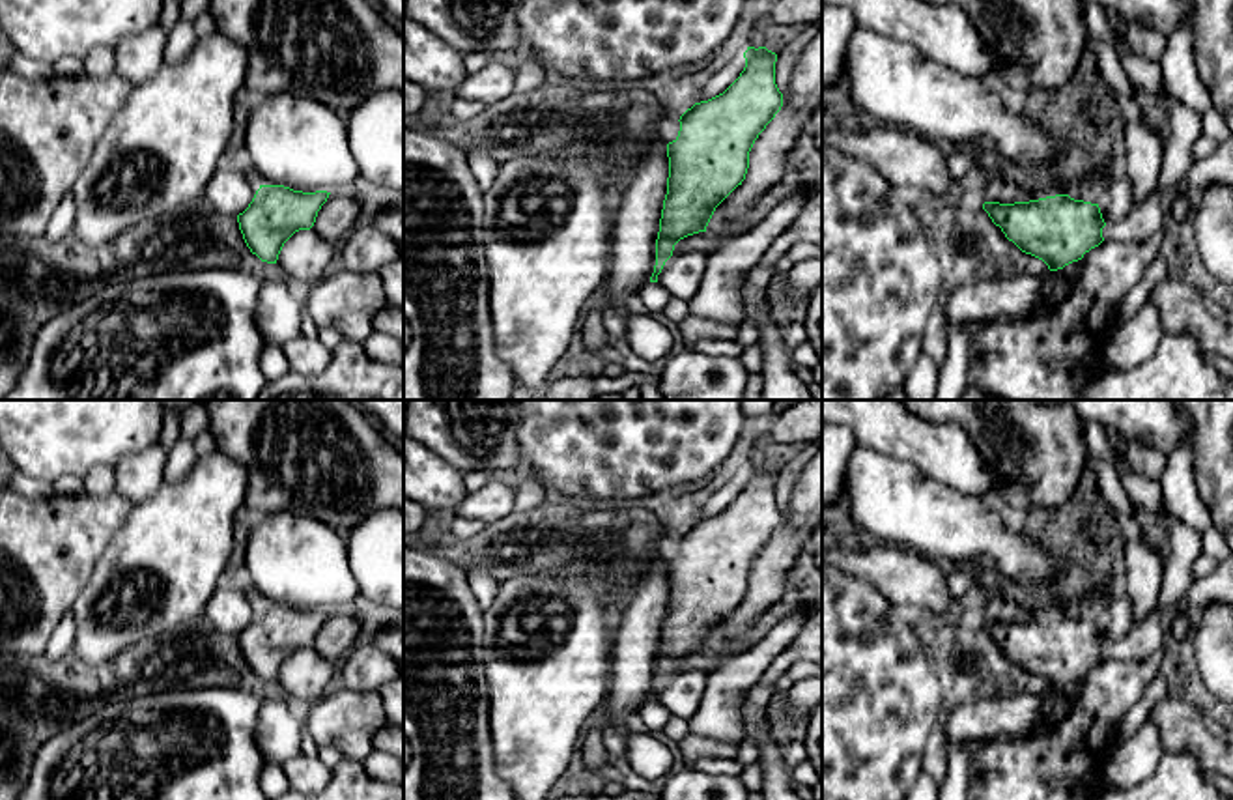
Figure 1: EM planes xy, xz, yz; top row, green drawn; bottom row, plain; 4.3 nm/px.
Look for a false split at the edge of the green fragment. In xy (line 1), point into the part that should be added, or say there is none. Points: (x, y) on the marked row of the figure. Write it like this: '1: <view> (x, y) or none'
1: xy (230, 189)

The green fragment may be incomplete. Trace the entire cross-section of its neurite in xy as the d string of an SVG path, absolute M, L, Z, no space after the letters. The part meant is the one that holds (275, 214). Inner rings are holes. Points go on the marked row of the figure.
M245 164L220 166L204 193L217 211L237 219L247 247L267 264L276 264L284 243L295 232L314 226L331 194L260 185Z

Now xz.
M747 47L744 58L740 77L723 93L687 108L678 120L678 136L669 144L654 142L635 166L615 222L611 271L598 293L620 318L630 312L626 299L631 293L639 293L646 282L658 282L674 245L706 232L716 207L745 179L755 140L783 107L775 84L777 54L766 47Z

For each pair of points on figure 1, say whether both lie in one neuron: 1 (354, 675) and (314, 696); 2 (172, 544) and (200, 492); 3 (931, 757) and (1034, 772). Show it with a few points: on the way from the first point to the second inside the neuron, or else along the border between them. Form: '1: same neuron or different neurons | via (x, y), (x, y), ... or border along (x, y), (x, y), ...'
1: same neuron | via (346, 685), (335, 696), (324, 696)
2: same neuron | via (185, 531), (200, 505)
3: different neurons | border along (944, 724), (948, 748)

